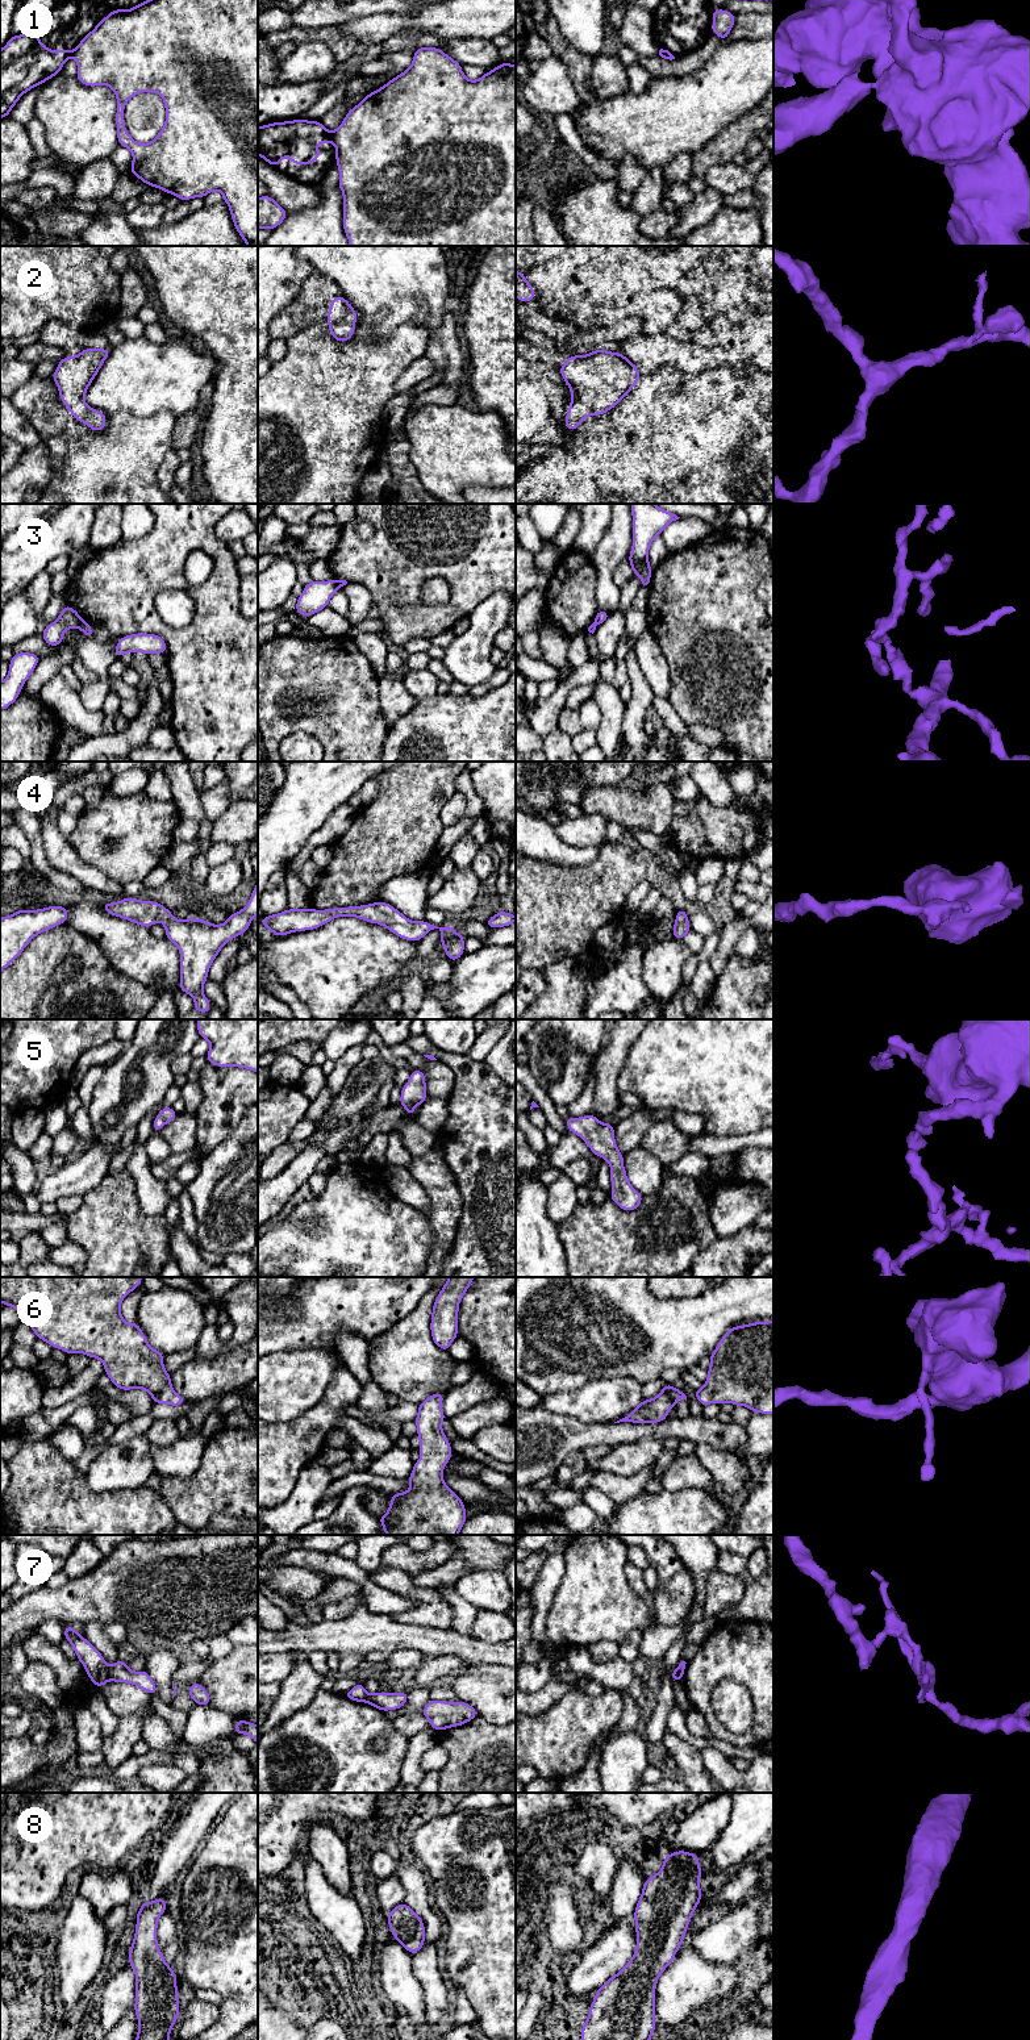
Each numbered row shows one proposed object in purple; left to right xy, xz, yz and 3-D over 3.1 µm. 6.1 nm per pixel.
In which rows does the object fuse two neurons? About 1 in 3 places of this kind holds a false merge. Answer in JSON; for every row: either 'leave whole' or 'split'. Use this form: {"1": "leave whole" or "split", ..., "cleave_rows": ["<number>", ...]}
{"1": "split", "2": "leave whole", "3": "split", "4": "leave whole", "5": "leave whole", "6": "leave whole", "7": "split", "8": "leave whole", "cleave_rows": ["1", "3", "7"]}

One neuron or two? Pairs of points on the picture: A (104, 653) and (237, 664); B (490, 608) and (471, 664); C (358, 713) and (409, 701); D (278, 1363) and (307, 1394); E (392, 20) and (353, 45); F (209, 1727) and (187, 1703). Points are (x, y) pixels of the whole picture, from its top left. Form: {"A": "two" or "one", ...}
{"A": "two", "B": "one", "C": "two", "D": "one", "E": "two", "F": "two"}

